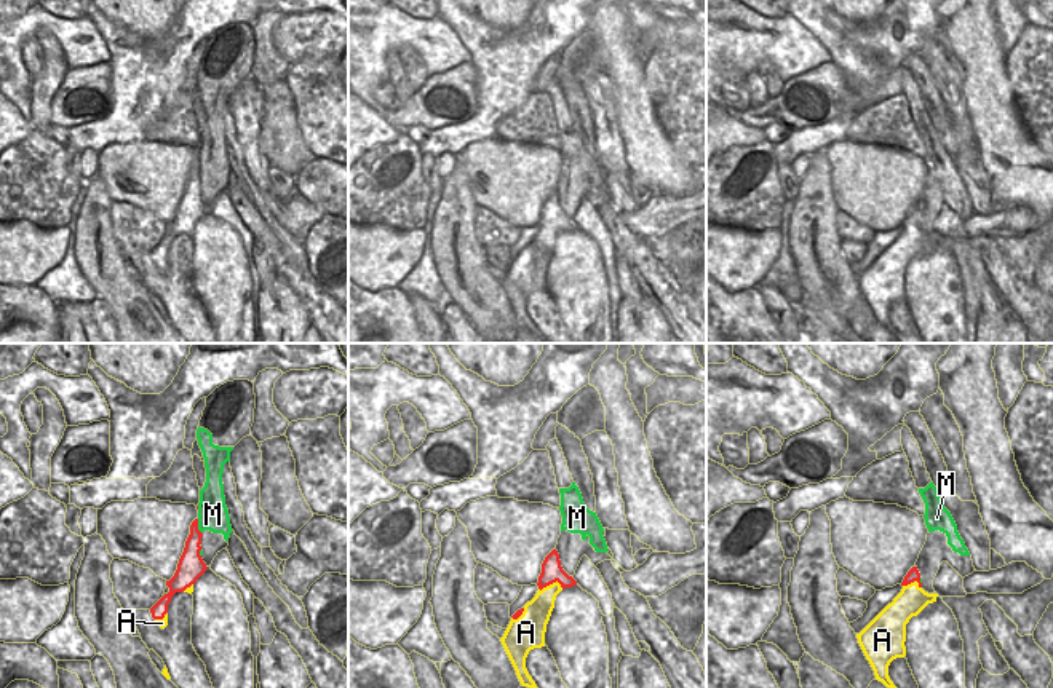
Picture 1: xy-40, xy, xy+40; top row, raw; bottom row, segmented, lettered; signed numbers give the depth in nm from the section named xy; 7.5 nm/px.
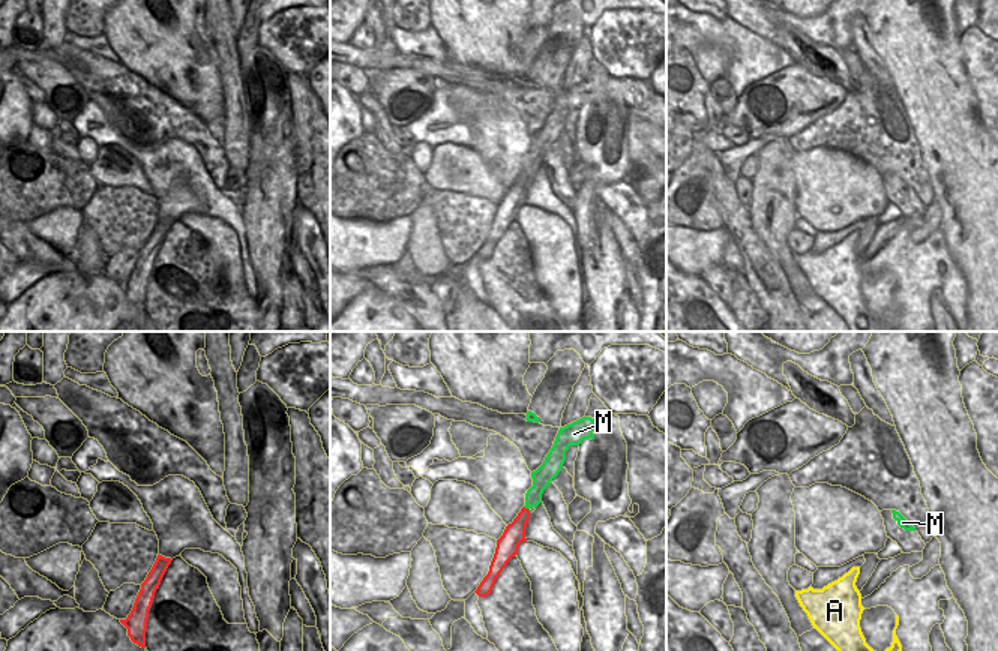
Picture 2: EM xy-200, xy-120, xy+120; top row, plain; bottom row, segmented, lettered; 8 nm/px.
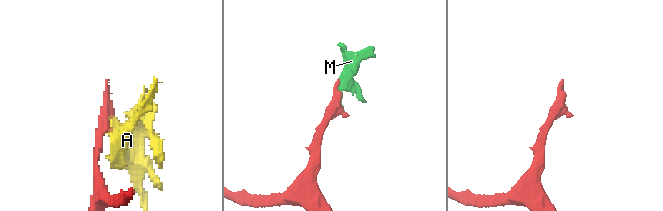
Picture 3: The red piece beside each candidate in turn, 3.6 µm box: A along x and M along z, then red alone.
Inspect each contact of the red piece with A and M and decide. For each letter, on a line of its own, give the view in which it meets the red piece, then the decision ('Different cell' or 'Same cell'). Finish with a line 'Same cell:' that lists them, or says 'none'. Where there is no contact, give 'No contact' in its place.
A: Touches red in xy. Different cell
M: Touches red in xy-40. Same cell
Same cell: M

